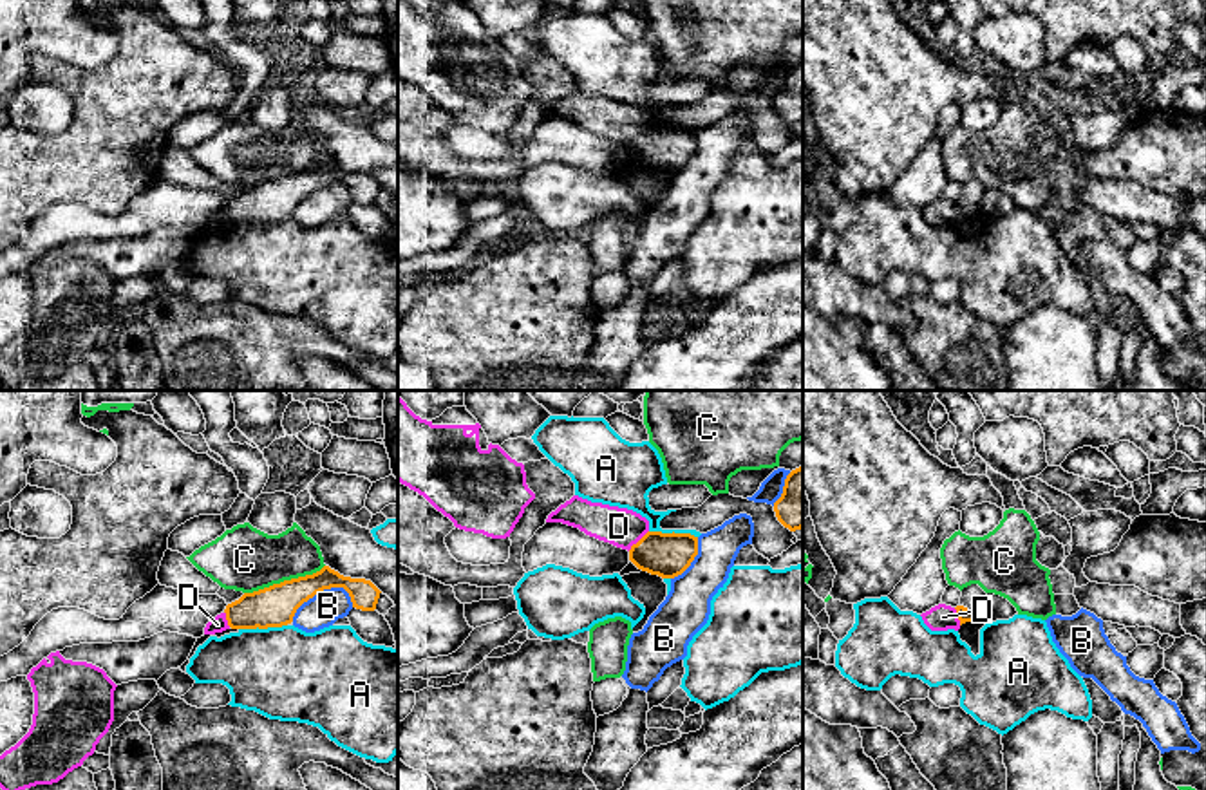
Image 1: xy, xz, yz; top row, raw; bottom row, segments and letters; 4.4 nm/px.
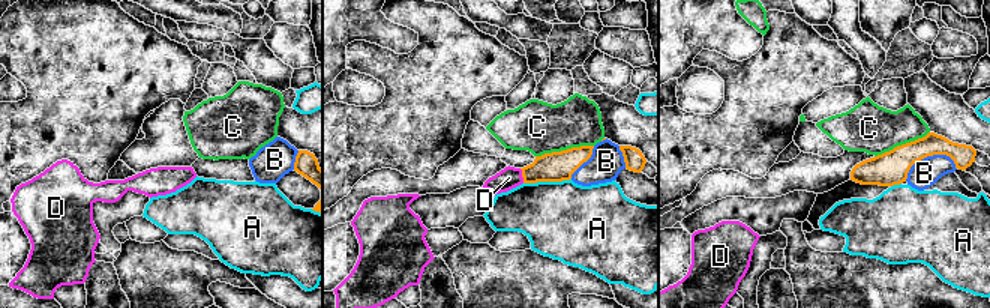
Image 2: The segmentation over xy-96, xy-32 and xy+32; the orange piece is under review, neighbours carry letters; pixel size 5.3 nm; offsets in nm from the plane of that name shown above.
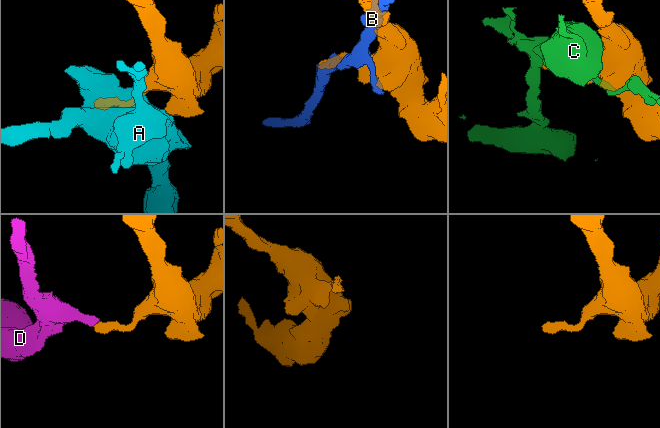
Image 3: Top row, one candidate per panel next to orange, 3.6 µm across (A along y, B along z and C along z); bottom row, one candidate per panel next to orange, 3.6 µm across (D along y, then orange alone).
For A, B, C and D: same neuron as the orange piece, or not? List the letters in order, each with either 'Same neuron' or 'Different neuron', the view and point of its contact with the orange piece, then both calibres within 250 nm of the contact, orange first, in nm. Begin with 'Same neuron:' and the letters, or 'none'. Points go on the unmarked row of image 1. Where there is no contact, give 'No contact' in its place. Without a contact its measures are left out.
Same neuron: none
A: Different neuron. Touches orange at xy (263, 223). Thickness 190 nm (orange) against 420 nm
B: Different neuron. Touches orange at xy (319, 187). Thickness 190 nm (orange) against 150 nm
C: Different neuron. Touches orange at xy (284, 176). Thickness 190 nm (orange) against 280 nm
D: Different neuron. Touches orange at xz (639, 136). Thickness 200 nm (orange) against 170 nm

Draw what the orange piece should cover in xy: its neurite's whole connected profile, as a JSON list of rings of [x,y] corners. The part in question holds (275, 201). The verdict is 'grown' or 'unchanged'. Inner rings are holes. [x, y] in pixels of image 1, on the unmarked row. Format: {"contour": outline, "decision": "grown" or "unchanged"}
{"contour": [[[324,161],[313,170],[244,188],[239,195],[226,201],[228,221],[231,224],[287,221],[304,197],[331,183],[344,183],[351,192],[353,202],[362,206],[374,206],[382,188],[371,175],[344,172],[329,161]]], "decision": "unchanged"}

